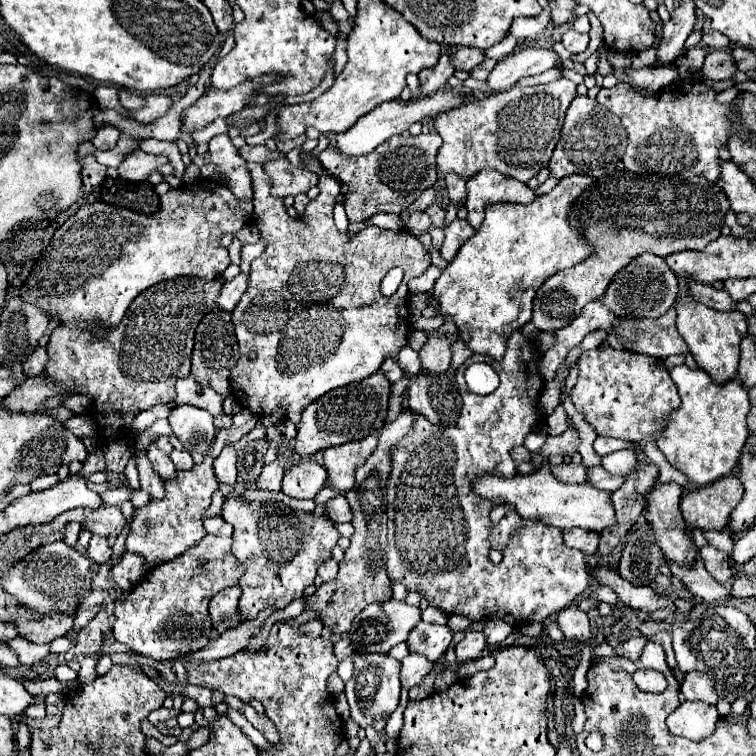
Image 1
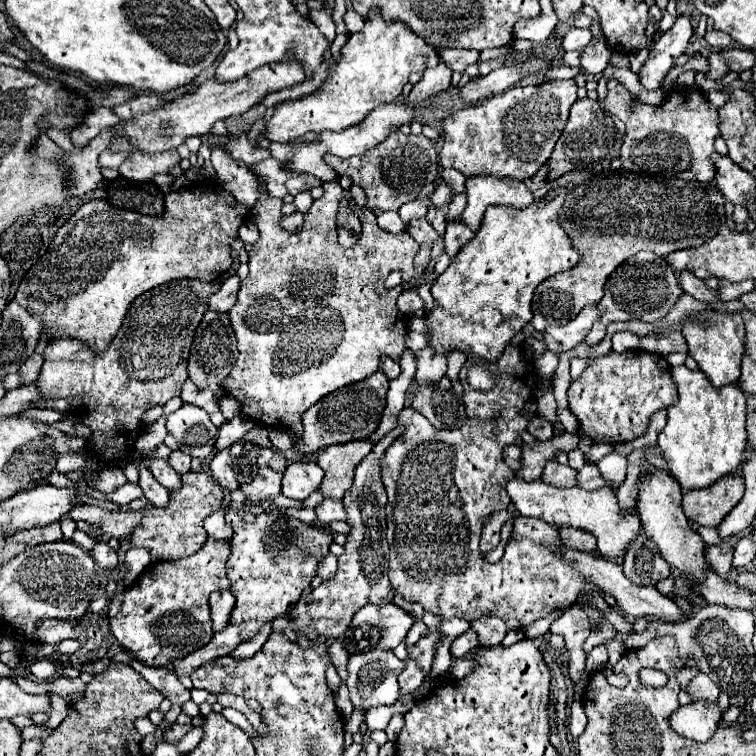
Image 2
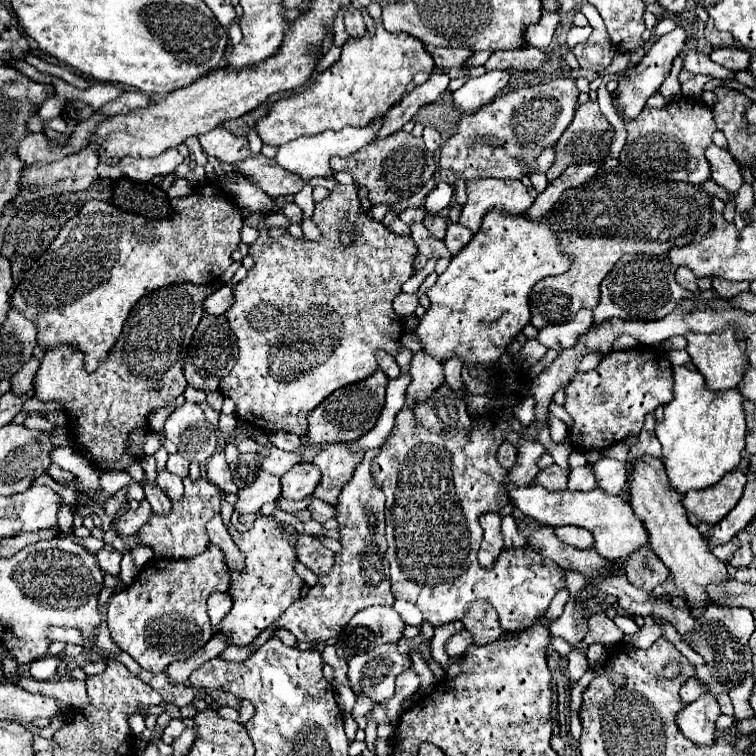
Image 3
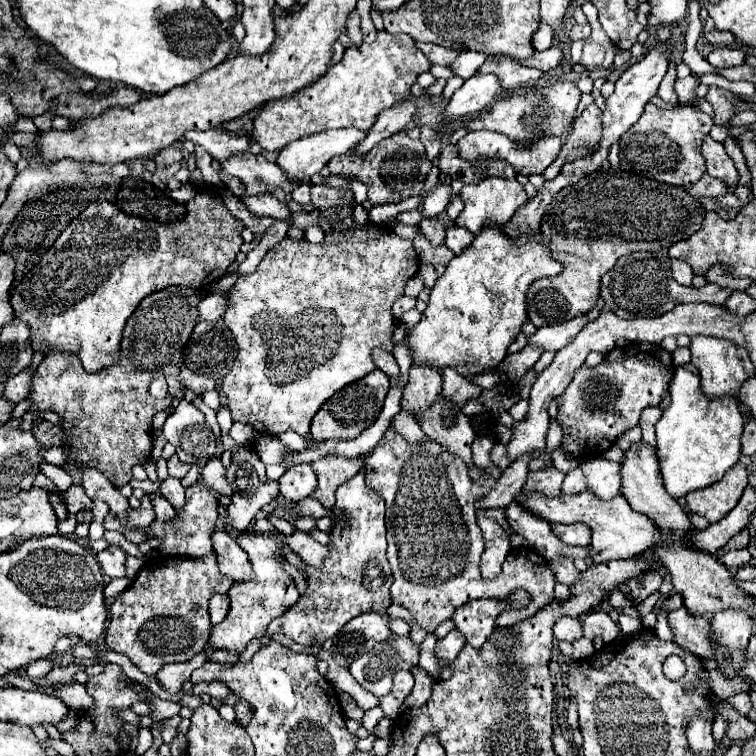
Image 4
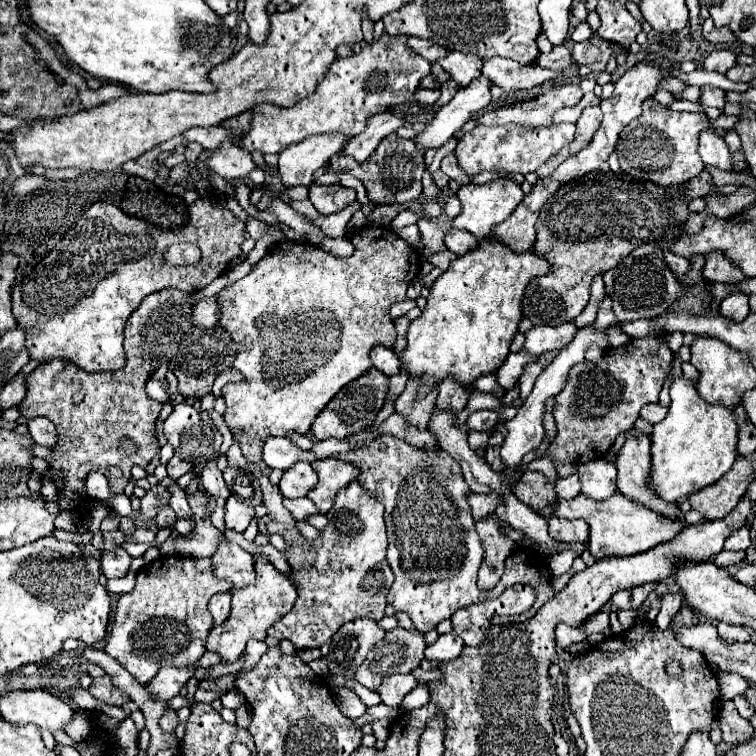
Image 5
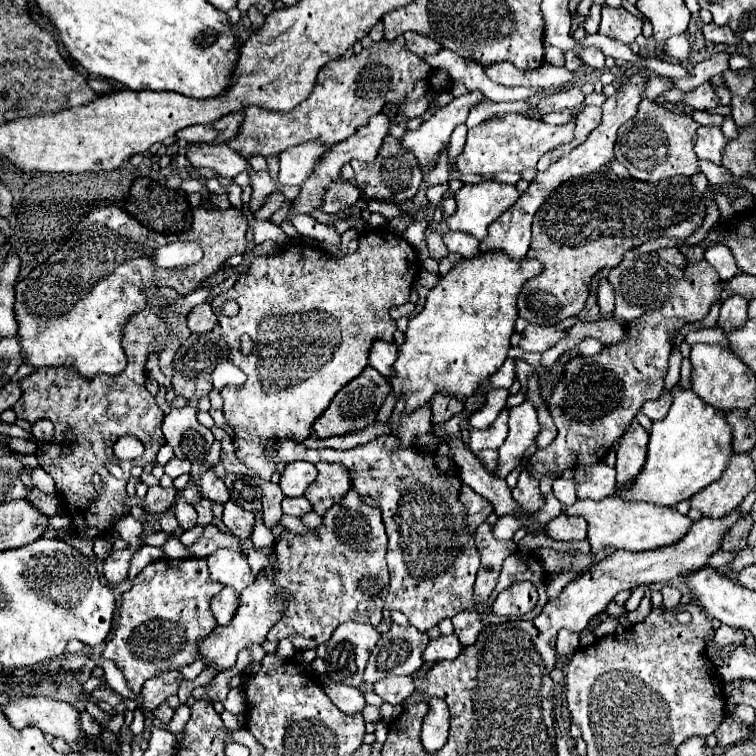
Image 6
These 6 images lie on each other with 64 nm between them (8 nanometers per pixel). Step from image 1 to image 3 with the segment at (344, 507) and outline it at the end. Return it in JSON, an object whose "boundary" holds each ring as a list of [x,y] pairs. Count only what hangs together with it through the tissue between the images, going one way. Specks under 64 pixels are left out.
{"boundary":[[[312,498],[312,502],[308,504],[308,510],[310,510],[310,514],[316,522],[324,522],[324,520],[336,516],[336,508],[322,502],[322,500],[318,500],[318,498]]]}

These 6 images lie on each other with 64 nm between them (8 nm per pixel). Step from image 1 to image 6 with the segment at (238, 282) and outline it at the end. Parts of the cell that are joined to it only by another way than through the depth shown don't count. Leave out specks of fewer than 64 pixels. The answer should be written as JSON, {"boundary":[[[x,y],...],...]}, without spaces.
{"boundary":[[[202,302],[202,304],[194,306],[192,312],[188,314],[188,328],[190,328],[190,332],[204,334],[204,332],[210,332],[216,324],[218,324],[216,314],[212,312],[212,306],[208,302]]]}

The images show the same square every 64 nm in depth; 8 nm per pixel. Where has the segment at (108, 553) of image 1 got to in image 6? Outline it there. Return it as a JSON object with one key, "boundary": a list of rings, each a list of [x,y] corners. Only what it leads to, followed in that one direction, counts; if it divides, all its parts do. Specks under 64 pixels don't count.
{"boundary":[[[114,550],[104,562],[104,576],[110,586],[118,586],[128,578],[128,560],[132,550]]]}

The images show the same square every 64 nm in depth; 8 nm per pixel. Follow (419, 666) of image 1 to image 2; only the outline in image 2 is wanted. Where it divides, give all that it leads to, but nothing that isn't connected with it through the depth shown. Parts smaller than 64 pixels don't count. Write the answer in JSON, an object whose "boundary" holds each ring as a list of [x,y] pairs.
{"boundary":[[[406,660],[406,668],[404,672],[398,676],[398,684],[400,684],[400,692],[402,694],[412,694],[416,688],[420,688],[420,684],[424,682],[424,674],[418,668],[418,664],[414,660]]]}

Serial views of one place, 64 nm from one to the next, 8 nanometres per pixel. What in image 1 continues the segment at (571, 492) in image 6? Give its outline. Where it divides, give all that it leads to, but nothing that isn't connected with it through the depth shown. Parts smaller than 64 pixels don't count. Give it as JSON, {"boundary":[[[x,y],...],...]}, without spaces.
{"boundary":[[[592,466],[592,468],[588,468],[588,478],[586,478],[586,482],[588,482],[588,484],[592,484],[594,488],[610,490],[610,492],[618,490],[618,488],[622,486],[622,482],[624,482],[624,480],[626,480],[626,478],[612,476],[610,472],[604,472],[600,466]]]}

